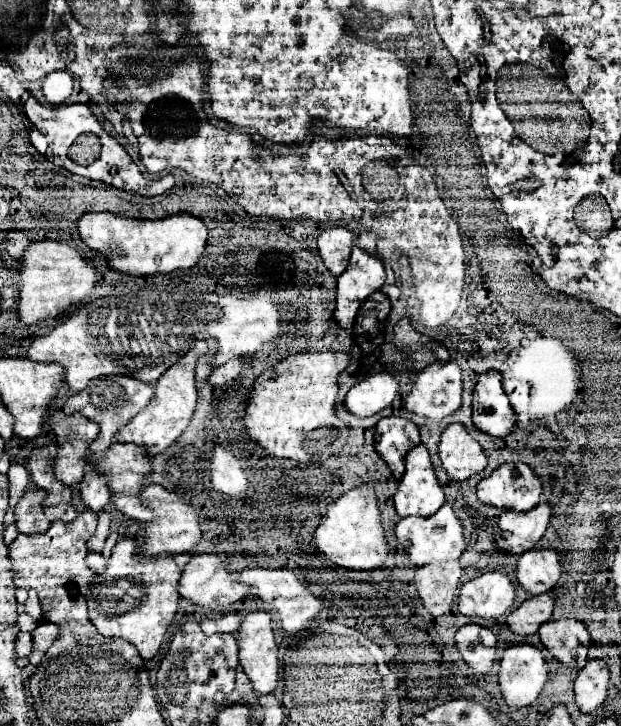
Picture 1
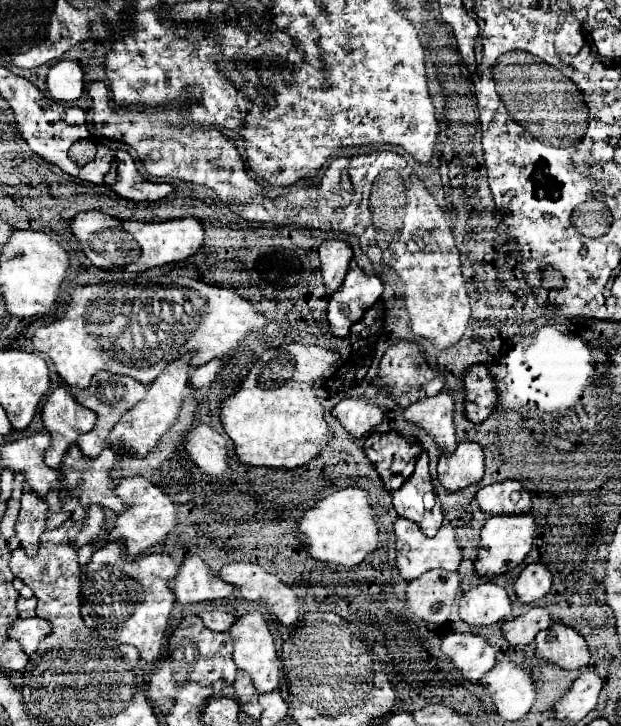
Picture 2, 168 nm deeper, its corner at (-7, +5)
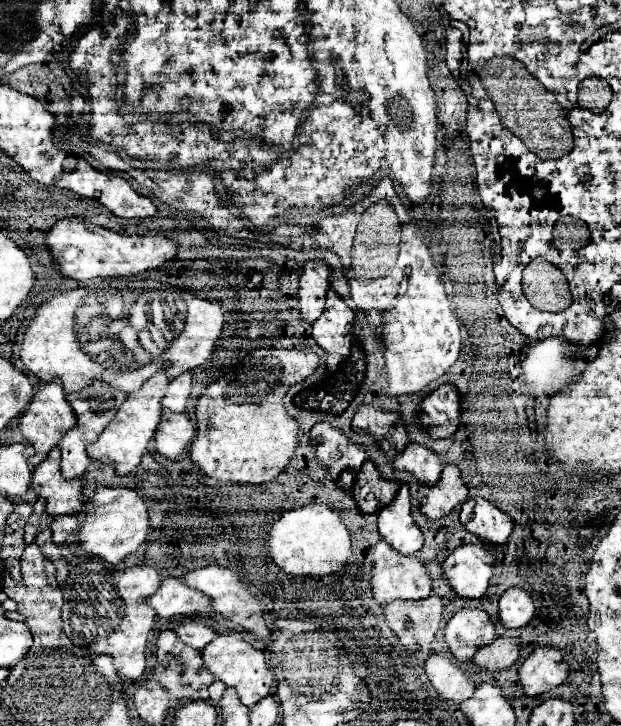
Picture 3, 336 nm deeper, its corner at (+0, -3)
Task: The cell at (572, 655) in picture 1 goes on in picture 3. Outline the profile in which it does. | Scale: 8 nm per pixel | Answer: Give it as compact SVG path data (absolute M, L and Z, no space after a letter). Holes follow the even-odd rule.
M536 648L520 666L518 678L526 696L536 698L560 686L568 676L568 664L556 648Z

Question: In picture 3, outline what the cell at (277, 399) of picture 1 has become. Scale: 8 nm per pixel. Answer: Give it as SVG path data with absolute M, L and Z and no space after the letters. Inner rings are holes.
M260 348L250 352L250 360L246 360L248 366L238 364L234 372L218 374L218 380L198 396L194 410L198 436L188 452L194 466L218 482L262 484L274 480L294 456L298 436L298 422L290 418L282 406L284 386L290 388L298 378L312 376L318 362L318 354L312 352Z

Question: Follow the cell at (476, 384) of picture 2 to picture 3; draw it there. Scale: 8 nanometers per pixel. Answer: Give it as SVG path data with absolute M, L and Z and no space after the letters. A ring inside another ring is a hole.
M452 384L430 392L418 406L418 424L428 436L450 438L460 422L460 396Z

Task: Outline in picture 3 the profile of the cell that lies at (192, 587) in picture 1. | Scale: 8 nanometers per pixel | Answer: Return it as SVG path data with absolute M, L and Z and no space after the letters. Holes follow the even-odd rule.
M166 578L156 594L148 596L146 600L158 618L174 618L174 616L188 616L210 606L210 600L192 588L186 588L178 578Z

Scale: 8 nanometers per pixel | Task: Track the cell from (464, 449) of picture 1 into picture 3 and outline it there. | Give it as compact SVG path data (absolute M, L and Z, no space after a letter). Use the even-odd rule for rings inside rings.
M446 464L434 486L418 490L418 500L420 500L420 512L428 520L438 520L450 514L456 506L464 504L468 500L468 488L460 478L458 466Z

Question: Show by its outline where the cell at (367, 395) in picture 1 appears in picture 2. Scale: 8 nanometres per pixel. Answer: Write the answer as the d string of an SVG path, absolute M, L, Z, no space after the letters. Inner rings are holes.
M355 396L355 398L345 398L341 400L331 414L339 418L339 422L353 434L353 436L363 436L371 428L375 428L383 416L385 408L379 404L373 404L365 396Z

